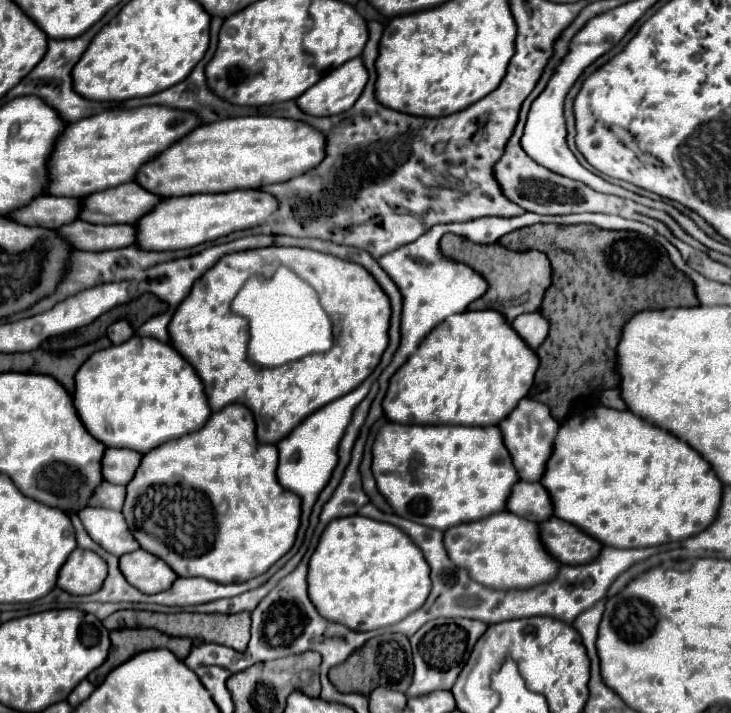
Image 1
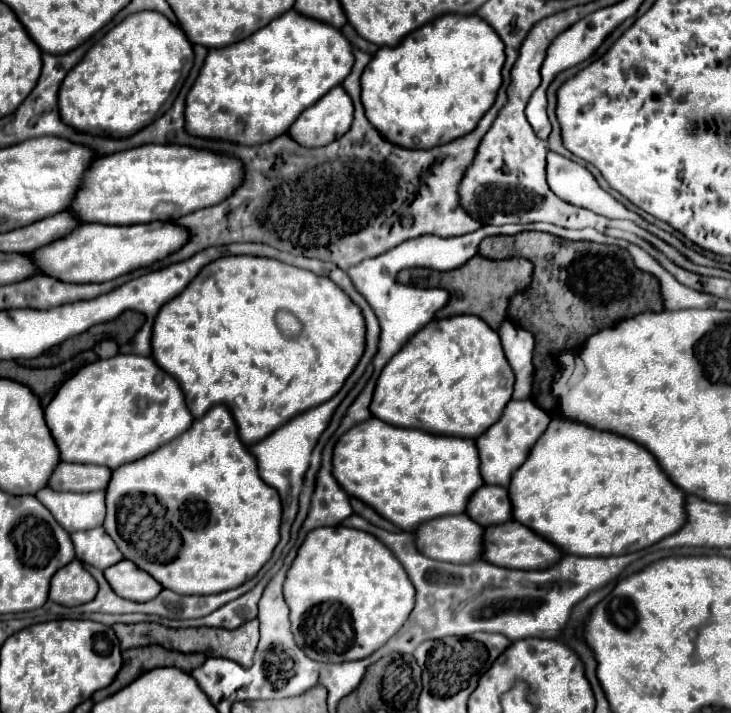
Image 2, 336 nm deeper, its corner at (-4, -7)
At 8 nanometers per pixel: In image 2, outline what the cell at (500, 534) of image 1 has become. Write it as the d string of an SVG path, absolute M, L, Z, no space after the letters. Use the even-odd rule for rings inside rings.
M466 513L432 519L432 523L424 523L424 527L414 531L414 535L416 547L420 547L420 551L430 559L450 563L472 563L482 559L482 527Z

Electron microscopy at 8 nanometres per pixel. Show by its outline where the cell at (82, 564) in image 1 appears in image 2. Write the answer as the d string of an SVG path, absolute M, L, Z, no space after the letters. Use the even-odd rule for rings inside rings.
M74 559L52 577L50 599L66 607L76 607L92 601L96 597L96 591L98 583L94 581L94 577L84 569L78 559Z

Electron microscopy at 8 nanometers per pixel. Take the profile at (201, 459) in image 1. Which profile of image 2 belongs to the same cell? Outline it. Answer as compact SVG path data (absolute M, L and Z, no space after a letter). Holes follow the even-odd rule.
M216 405L172 443L112 471L106 487L104 529L124 559L150 573L164 589L180 595L208 595L234 589L262 569L280 541L280 515L278 493L260 479L256 459L240 441L230 411Z

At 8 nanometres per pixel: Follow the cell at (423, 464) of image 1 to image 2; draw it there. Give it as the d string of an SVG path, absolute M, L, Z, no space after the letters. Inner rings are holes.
M376 417L354 425L338 439L332 475L350 497L370 505L402 531L414 531L420 523L442 515L464 513L468 499L484 483L472 439L402 429Z

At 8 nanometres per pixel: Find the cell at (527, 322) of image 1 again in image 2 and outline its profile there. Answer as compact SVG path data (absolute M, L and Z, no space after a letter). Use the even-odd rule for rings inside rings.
M502 321L500 329L500 343L504 355L514 369L516 385L514 385L514 399L530 397L530 381L532 381L532 349L534 337L530 331L514 325L512 321Z

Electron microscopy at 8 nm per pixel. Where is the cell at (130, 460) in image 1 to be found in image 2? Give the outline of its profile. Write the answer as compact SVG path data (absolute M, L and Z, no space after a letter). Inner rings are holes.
M58 463L50 475L48 487L52 491L98 491L106 489L110 473L112 471L108 467Z

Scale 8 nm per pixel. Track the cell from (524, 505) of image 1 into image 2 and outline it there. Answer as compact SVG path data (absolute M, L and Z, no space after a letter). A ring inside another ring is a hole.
M484 485L472 499L468 501L468 511L472 521L476 521L482 527L500 525L512 519L512 505L508 499L506 487L496 485Z

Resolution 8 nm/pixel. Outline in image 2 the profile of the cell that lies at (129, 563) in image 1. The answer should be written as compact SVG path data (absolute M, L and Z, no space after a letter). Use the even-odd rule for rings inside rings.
M126 559L108 567L104 571L104 577L116 595L130 601L150 601L162 591L162 585L152 579L152 575Z

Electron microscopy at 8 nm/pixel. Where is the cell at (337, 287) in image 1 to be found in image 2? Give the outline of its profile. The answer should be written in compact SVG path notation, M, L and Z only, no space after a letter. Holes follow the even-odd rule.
M226 255L226 257L220 257L212 263L208 263L208 267L204 267L204 271L200 271L200 275L196 275L196 279L192 279L192 283L188 283L188 287L180 295L176 295L176 299L170 299L158 311L156 323L152 327L152 357L156 361L156 355L158 355L158 367L164 369L168 375L172 375L178 381L178 385L186 397L186 405L194 419L200 419L212 405L222 403L230 409L230 413L238 425L240 441L244 445L254 445L260 439L264 439L266 435L270 435L272 431L276 431L276 427L282 427L294 415L304 413L304 411L328 401L332 395L336 395L364 353L364 335L366 335L366 327L364 327L364 317L362 317L360 309L328 277L318 277L312 271L298 269L294 265L286 265L276 259L268 259L268 257L252 257L252 255L230 255L228 257ZM286 309L292 311L292 315L296 315L296 319L302 323L302 333L296 337L284 335L276 325L276 313L286 311Z

